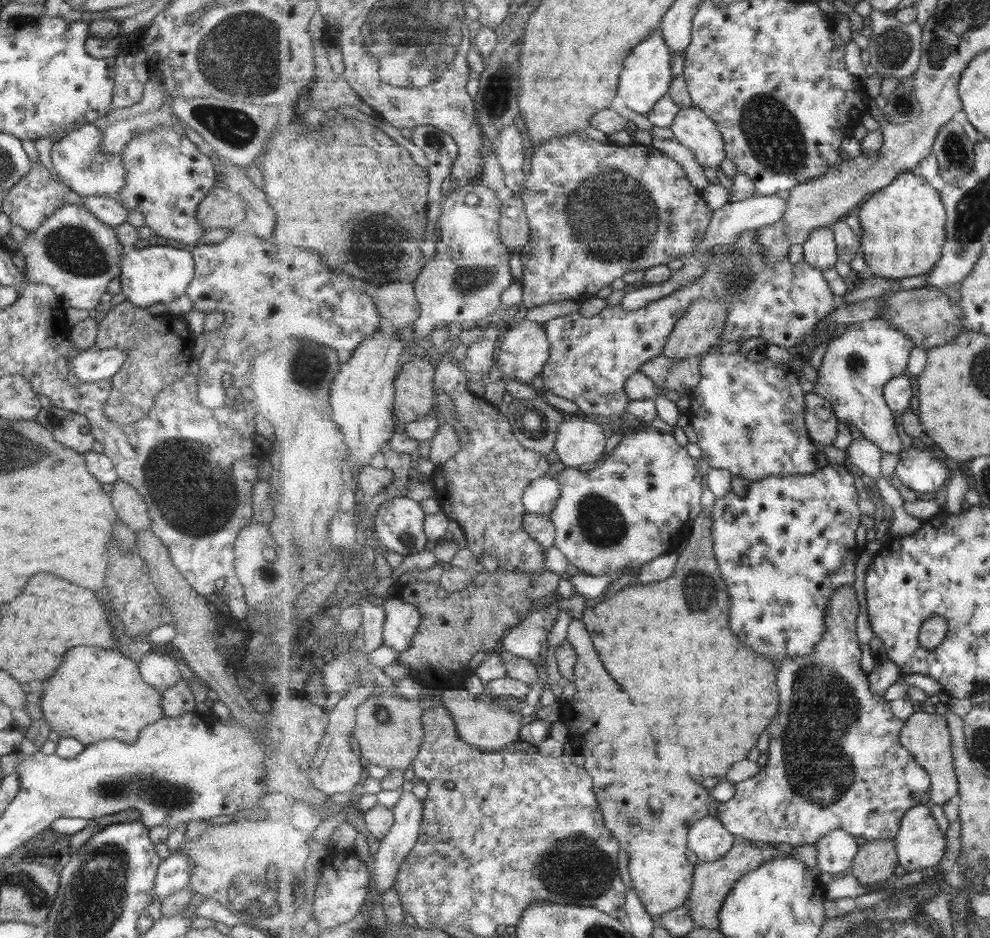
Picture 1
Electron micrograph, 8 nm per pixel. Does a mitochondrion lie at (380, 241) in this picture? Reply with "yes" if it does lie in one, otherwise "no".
yes

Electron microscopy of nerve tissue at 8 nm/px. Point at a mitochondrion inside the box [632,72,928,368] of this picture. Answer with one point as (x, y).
(770, 131)

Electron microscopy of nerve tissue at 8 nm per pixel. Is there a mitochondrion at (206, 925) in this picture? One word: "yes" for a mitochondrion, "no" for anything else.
no

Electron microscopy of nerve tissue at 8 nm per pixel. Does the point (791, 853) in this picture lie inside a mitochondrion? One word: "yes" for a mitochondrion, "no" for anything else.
no

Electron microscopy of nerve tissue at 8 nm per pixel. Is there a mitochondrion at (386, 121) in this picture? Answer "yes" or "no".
no

